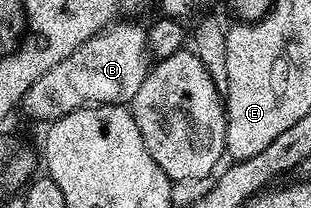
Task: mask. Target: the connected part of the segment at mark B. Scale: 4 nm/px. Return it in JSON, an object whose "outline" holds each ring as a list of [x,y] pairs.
{"outline":[[[115,21],[110,26],[105,27],[103,31],[98,31],[88,41],[84,41],[84,45],[80,45],[72,53],[68,53],[68,57],[64,57],[64,61],[60,61],[60,65],[52,65],[52,69],[48,69],[48,73],[44,73],[44,77],[39,77],[32,85],[32,89],[28,89],[28,93],[24,93],[22,102],[20,104],[20,111],[23,111],[30,119],[46,119],[45,121],[53,121],[64,117],[73,111],[79,111],[81,107],[108,107],[111,105],[126,105],[131,101],[129,99],[137,100],[142,90],[142,83],[146,79],[146,73],[152,66],[152,56],[149,47],[146,45],[146,33],[140,26],[137,27],[134,23],[122,23],[126,21]]]}

